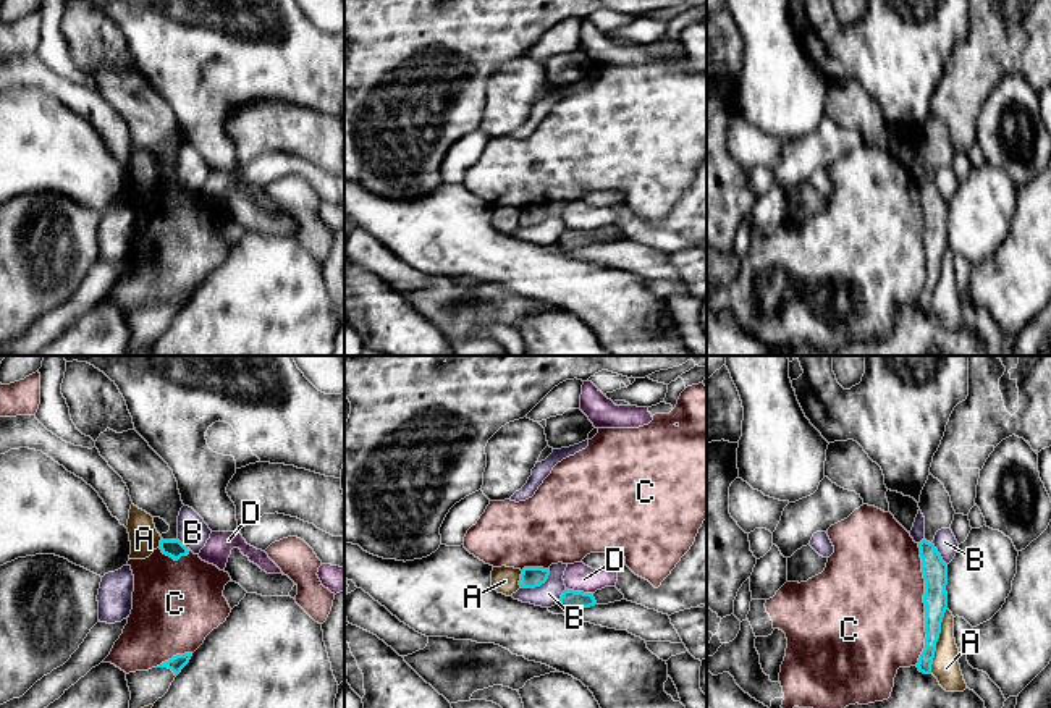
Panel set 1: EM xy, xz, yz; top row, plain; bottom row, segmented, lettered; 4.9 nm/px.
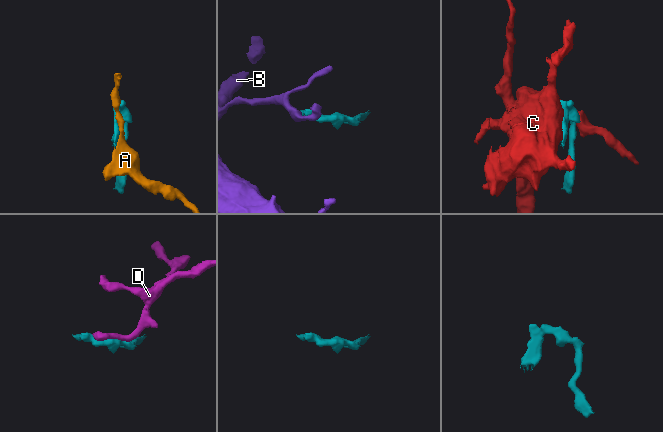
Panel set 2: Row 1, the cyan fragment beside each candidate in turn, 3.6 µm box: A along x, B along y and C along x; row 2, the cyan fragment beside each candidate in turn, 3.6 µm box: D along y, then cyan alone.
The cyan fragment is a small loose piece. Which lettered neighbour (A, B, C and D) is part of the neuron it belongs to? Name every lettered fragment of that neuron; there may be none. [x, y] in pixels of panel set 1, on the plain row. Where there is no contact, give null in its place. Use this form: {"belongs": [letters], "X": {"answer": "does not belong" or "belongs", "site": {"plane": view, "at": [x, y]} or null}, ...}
{"belongs": [], "A": {"answer": "does not belong", "site": {"plane": "yz", "at": [937, 278]}}, "B": {"answer": "does not belong", "site": {"plane": "xz", "at": [537, 223]}}, "C": {"answer": "does not belong", "site": {"plane": "yz", "at": [925, 243]}}, "D": {"answer": "does not belong", "site": {"plane": "xz", "at": [579, 230]}}}

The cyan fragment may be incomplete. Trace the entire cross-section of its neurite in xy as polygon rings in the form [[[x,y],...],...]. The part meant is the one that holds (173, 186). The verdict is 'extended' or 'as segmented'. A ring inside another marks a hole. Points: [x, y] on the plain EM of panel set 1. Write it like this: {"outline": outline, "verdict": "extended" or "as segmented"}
{"outline": [[[107,66],[97,76],[95,86],[108,100],[108,103],[126,121],[133,142],[146,149],[152,155],[163,157],[170,163],[170,168],[160,173],[162,191],[173,196],[175,199],[178,199],[181,194],[188,194],[188,186],[178,178],[178,154],[184,142],[181,139],[178,120],[168,102],[149,84],[149,81],[136,68],[116,71]]], "verdict": "extended"}

